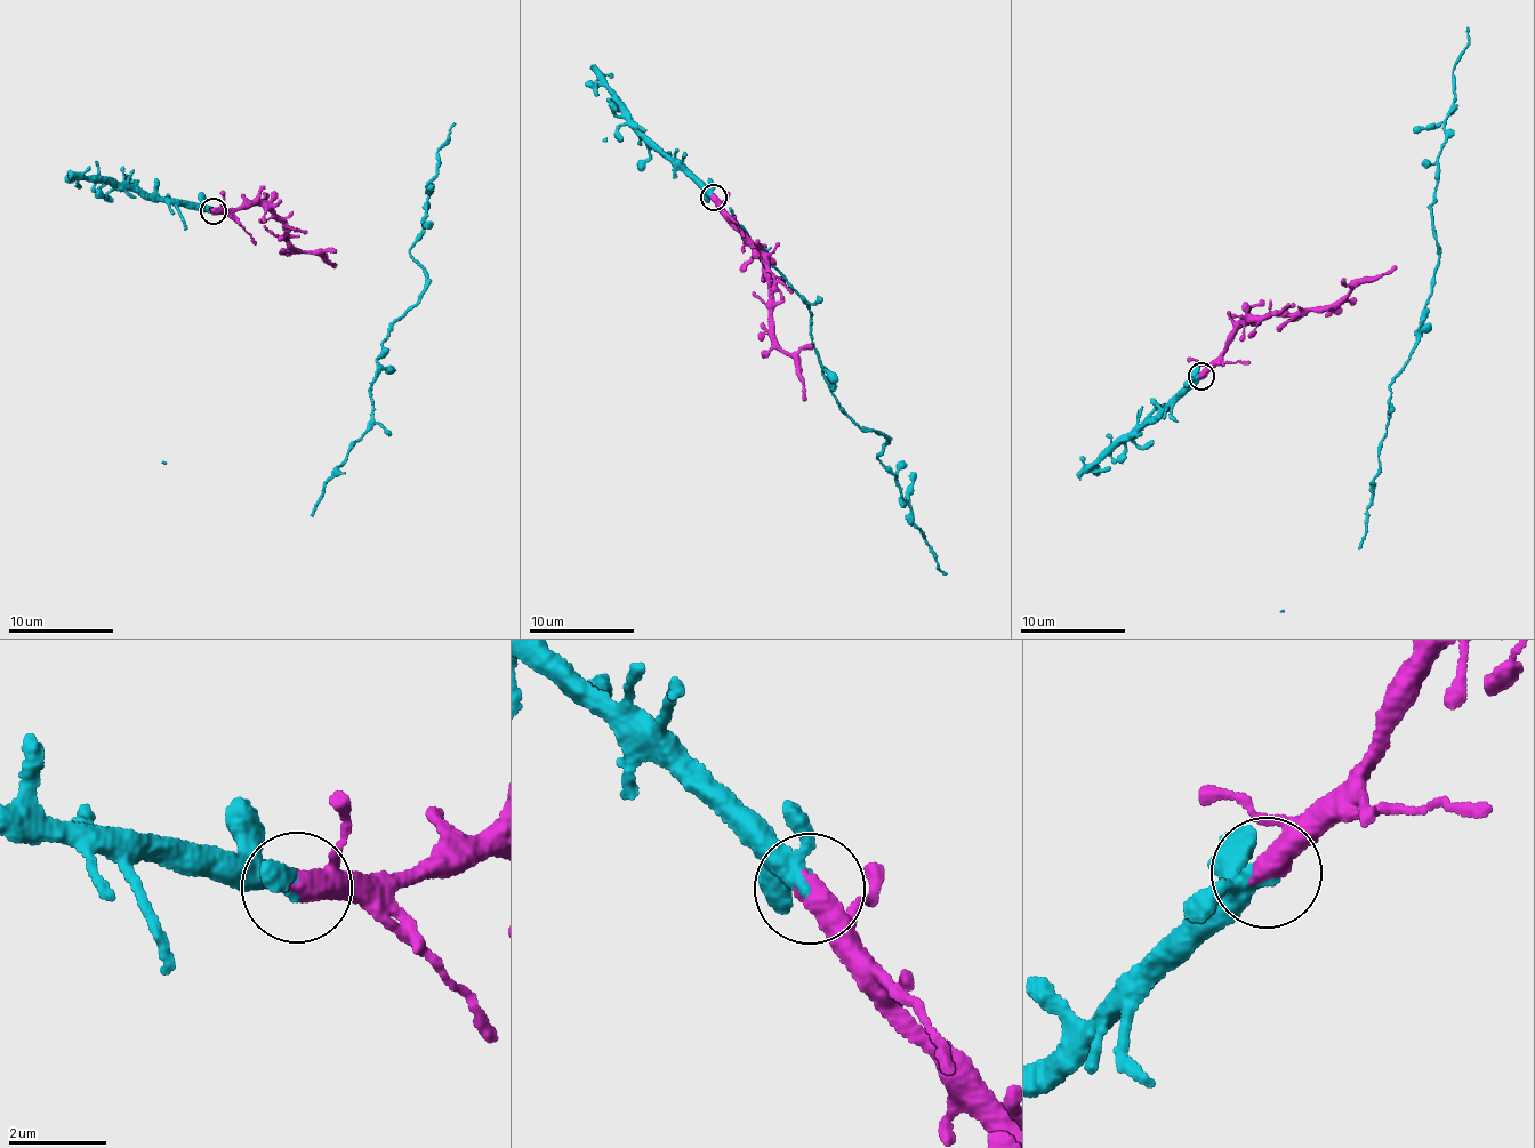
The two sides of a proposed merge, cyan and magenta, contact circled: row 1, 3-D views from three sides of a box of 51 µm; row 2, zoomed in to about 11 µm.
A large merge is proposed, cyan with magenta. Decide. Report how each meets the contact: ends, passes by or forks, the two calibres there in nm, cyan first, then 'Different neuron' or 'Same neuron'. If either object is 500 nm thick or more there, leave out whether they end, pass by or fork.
At the ring cyan passes by. At the ring magenta passes by. Thickness 240 nm (cyan) against 400 nm. Same neuron

